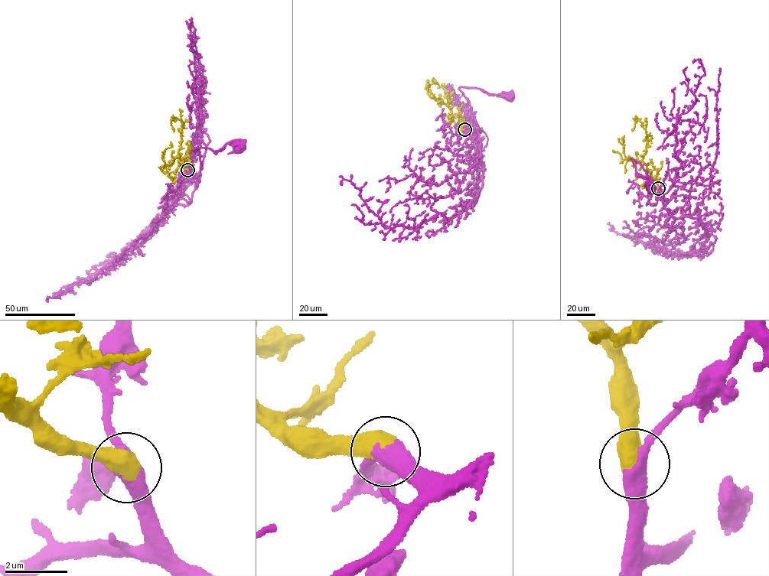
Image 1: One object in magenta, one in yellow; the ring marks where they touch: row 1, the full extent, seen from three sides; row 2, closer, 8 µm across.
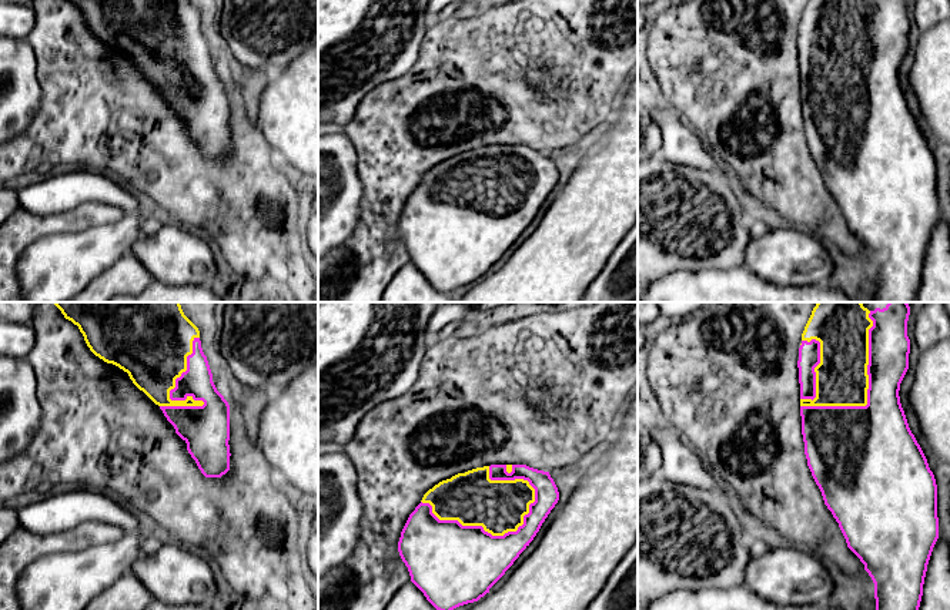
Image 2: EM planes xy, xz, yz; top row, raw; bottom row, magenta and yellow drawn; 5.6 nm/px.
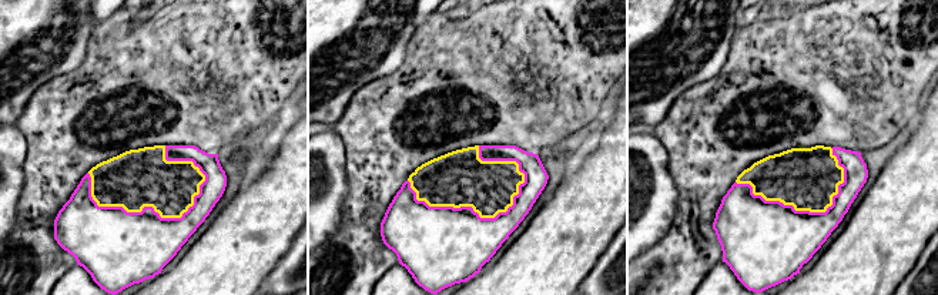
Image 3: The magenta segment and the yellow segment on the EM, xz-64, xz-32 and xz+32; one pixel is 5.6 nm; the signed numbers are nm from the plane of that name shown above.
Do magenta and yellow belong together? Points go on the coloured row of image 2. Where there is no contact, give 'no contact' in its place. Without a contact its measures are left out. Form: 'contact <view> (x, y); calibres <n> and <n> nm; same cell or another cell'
contact xz (487, 532); calibres 460 and 300 nm; same cell

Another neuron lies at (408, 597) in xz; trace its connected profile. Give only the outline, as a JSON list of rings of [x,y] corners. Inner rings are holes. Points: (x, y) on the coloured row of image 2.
[[[412,583],[402,586],[391,599],[385,610],[436,610]]]

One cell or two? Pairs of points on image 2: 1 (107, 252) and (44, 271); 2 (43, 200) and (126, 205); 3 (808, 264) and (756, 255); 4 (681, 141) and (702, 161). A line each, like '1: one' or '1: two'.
1: one
2: one
3: one
4: one

